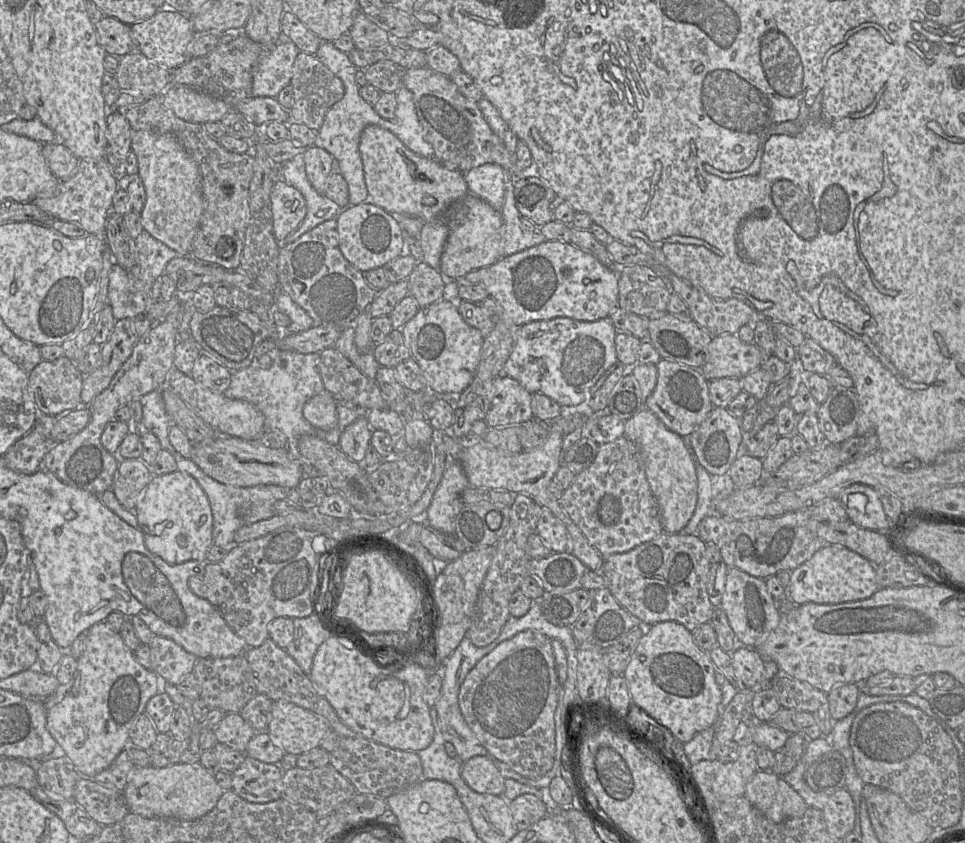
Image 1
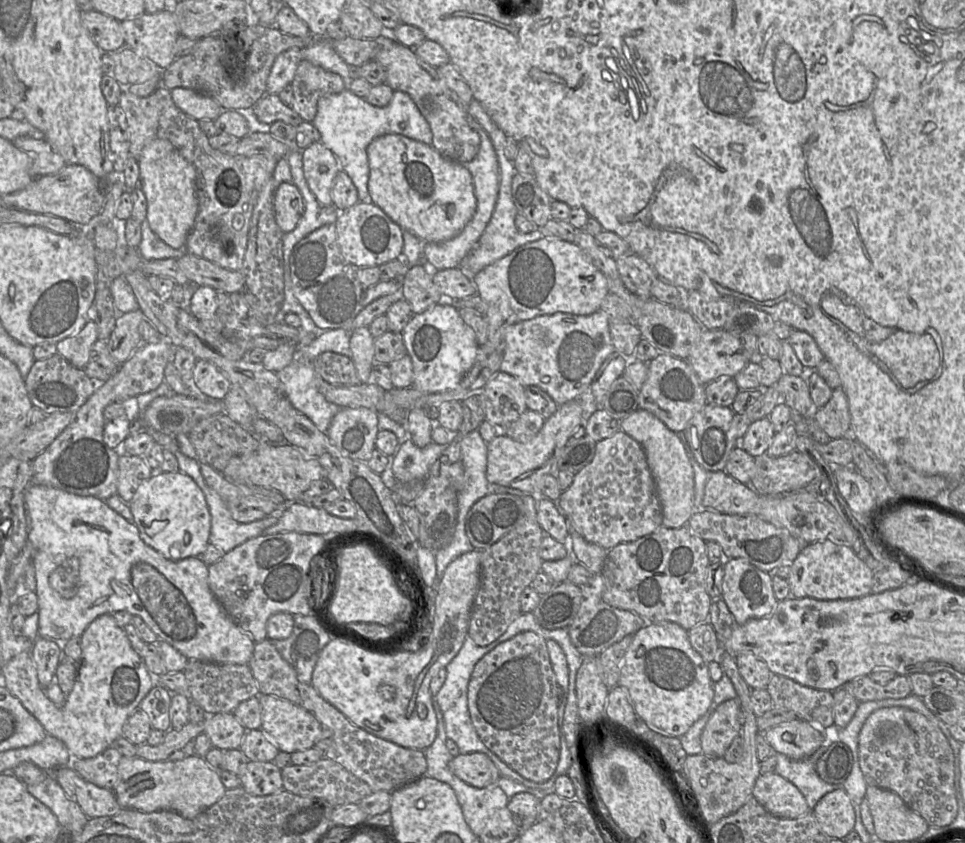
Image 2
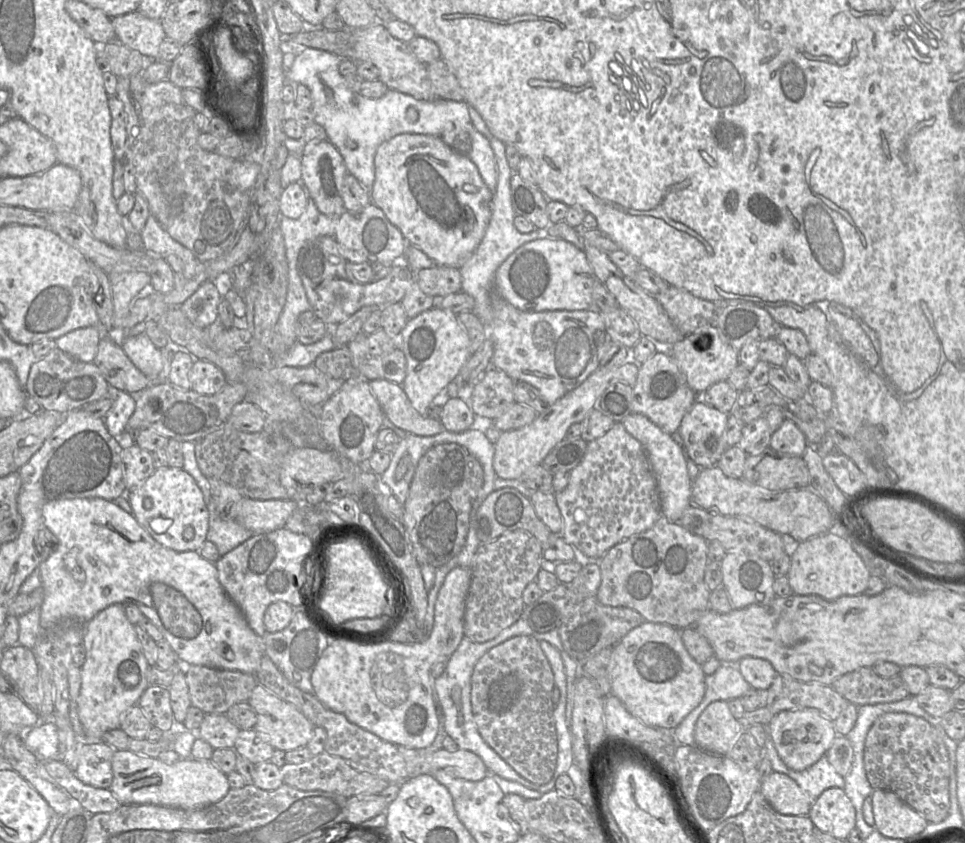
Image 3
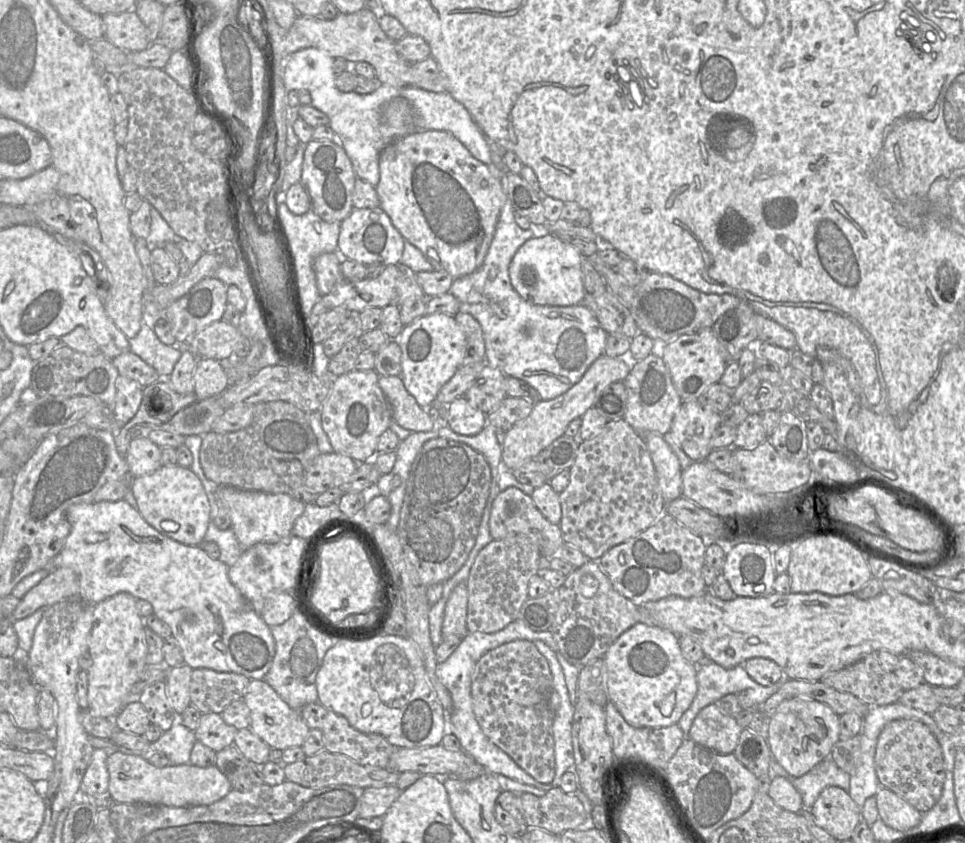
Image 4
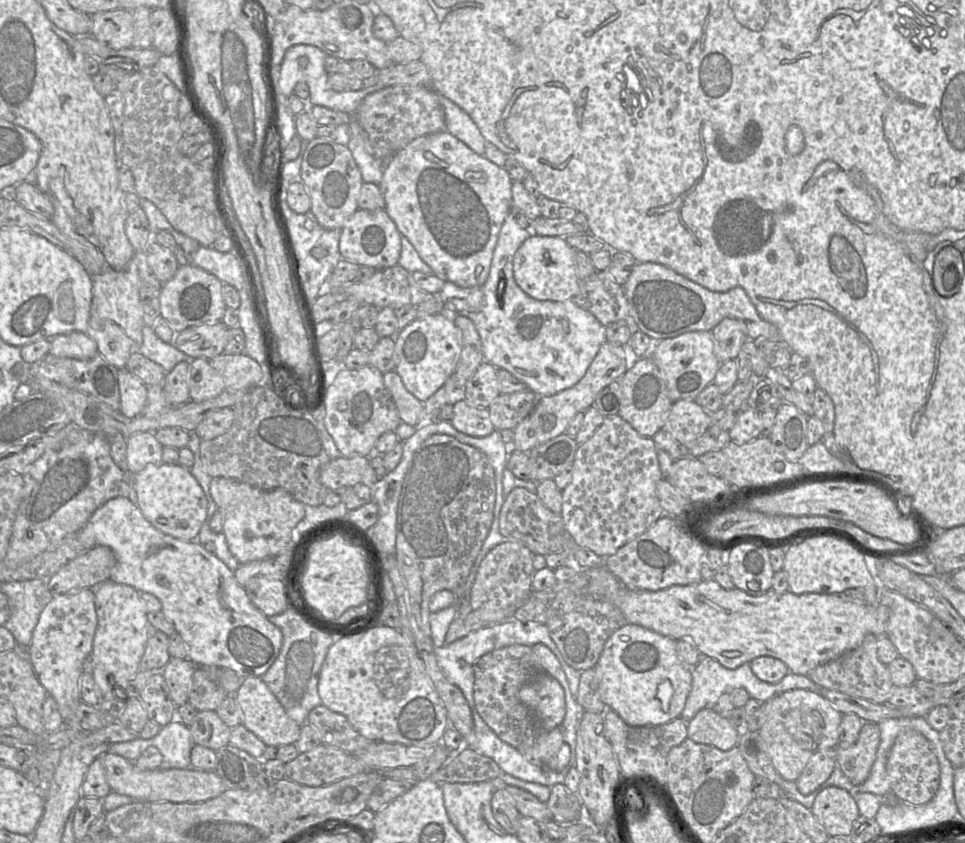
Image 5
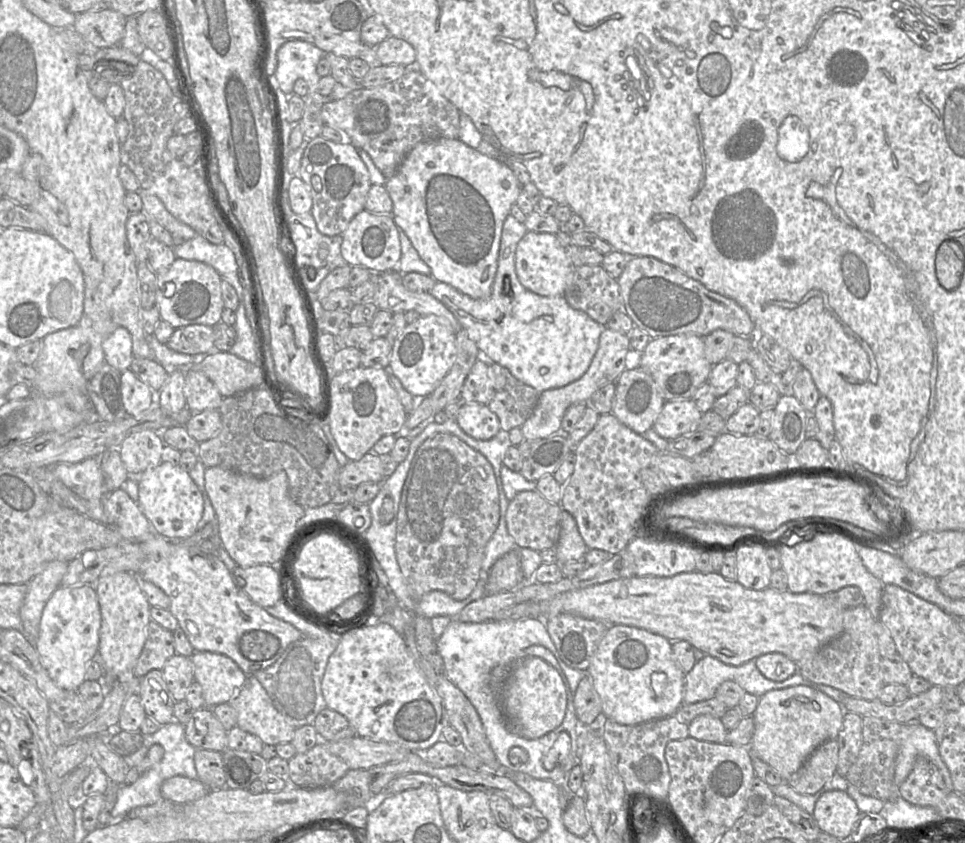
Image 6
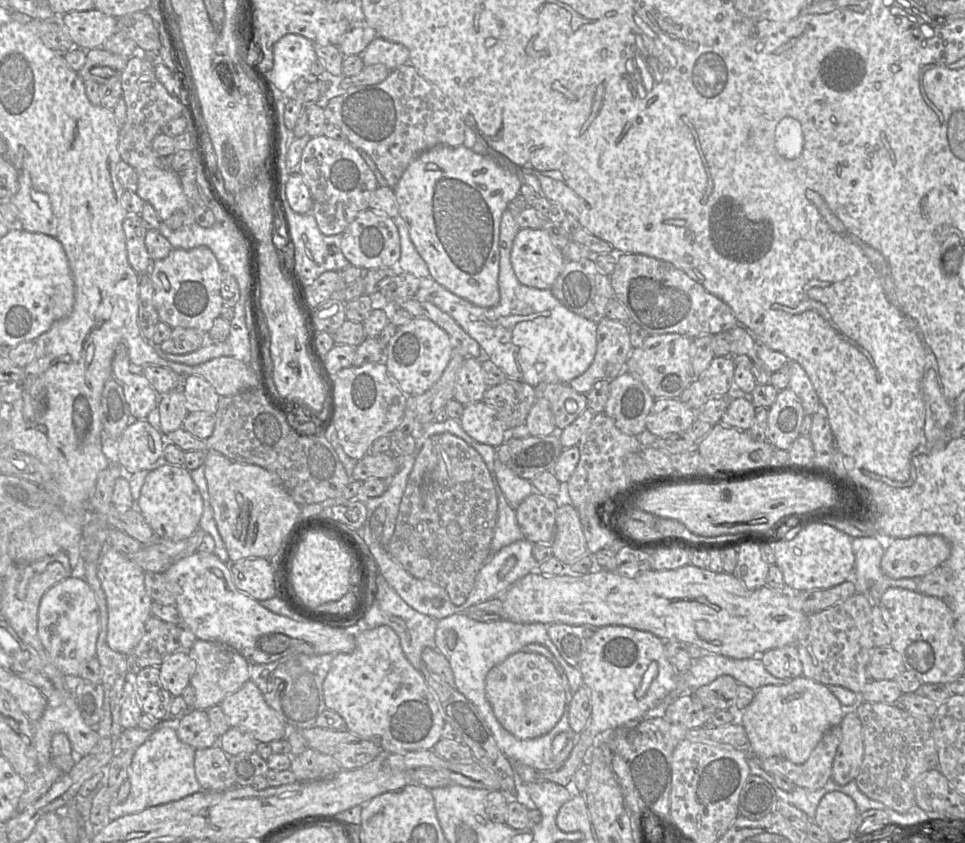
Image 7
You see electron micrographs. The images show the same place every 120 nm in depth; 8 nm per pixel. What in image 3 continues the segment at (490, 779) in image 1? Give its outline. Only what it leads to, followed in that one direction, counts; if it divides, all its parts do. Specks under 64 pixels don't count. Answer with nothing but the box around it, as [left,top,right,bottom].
[420,748,489,782]

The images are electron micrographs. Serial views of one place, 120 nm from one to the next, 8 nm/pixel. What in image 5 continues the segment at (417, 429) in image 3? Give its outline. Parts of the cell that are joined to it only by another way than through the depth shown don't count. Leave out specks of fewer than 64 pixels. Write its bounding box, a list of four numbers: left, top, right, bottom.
[383,370,427,427]

